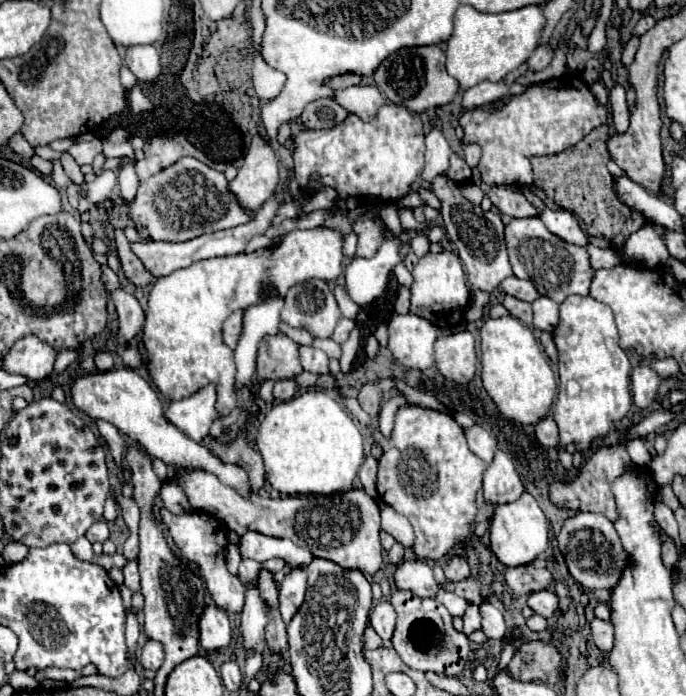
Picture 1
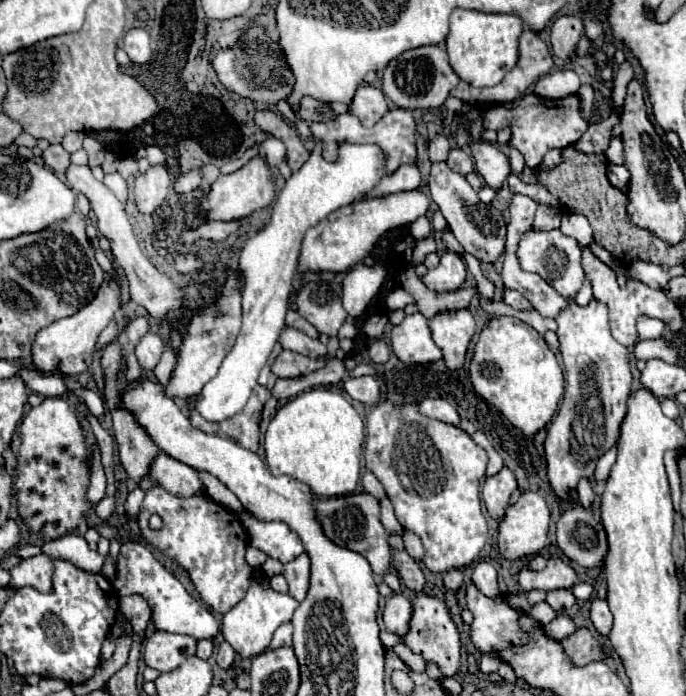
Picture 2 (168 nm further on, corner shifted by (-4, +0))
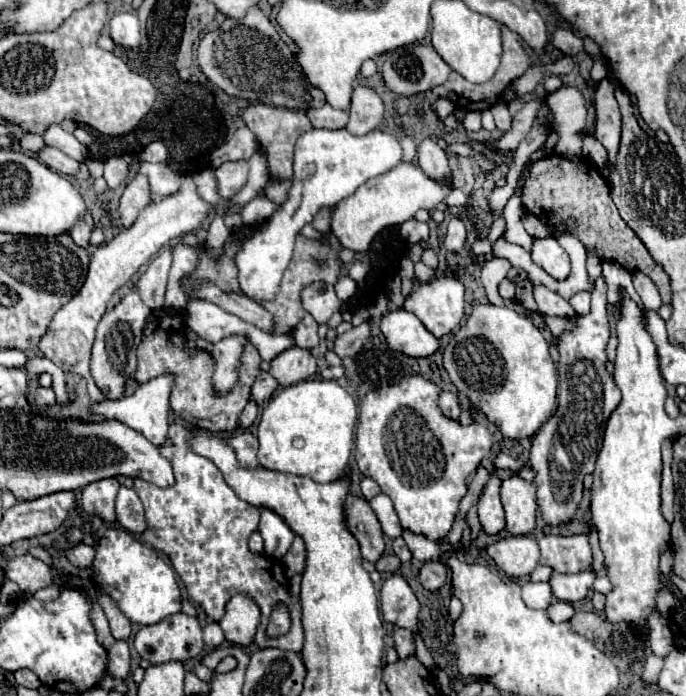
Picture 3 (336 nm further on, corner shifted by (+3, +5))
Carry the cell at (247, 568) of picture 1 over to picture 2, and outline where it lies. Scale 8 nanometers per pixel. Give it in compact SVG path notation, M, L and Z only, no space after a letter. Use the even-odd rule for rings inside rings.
M249 546L249 548L247 548L247 562L249 562L251 566L259 568L259 566L263 566L263 562L265 562L265 560L267 560L267 554L265 554L265 552L261 552L261 550L253 548L253 546Z

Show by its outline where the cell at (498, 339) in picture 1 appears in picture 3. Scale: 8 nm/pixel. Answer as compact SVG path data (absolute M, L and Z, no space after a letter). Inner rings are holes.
M476 305L468 321L452 337L444 349L444 369L452 383L470 397L472 403L494 423L498 429L512 439L532 437L544 421L556 411L556 383L558 371L548 353L548 343L534 323L520 317L516 311L494 305Z

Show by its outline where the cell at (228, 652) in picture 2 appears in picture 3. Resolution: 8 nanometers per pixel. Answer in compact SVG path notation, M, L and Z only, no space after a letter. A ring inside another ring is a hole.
M210 623L204 627L204 643L208 647L220 647L224 643L224 635L222 635L222 629L218 623Z

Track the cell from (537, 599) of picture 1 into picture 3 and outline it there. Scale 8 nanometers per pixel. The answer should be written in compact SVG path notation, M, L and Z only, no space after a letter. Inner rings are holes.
M580 571L580 573L574 573L574 575L552 573L548 583L550 583L552 595L558 601L574 603L574 601L580 601L580 599L586 597L586 593L590 591L594 579L596 579L596 575L592 571Z

